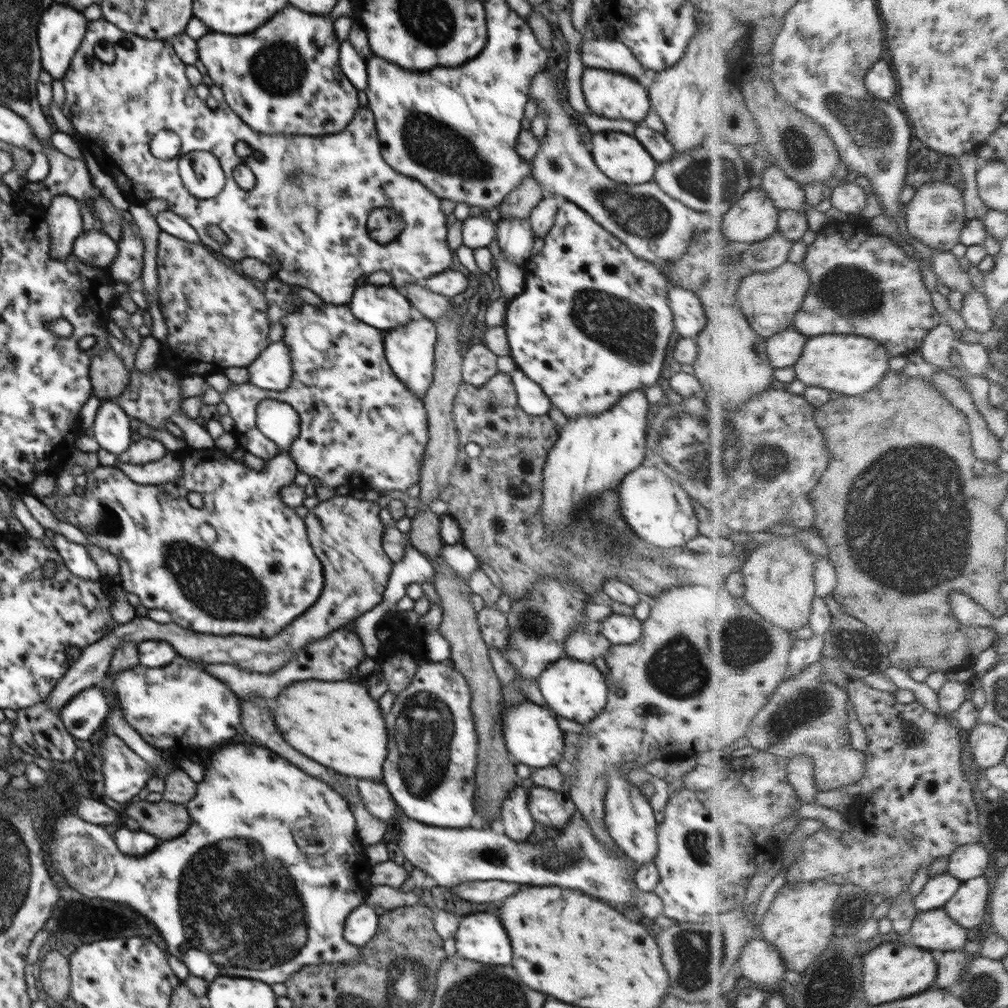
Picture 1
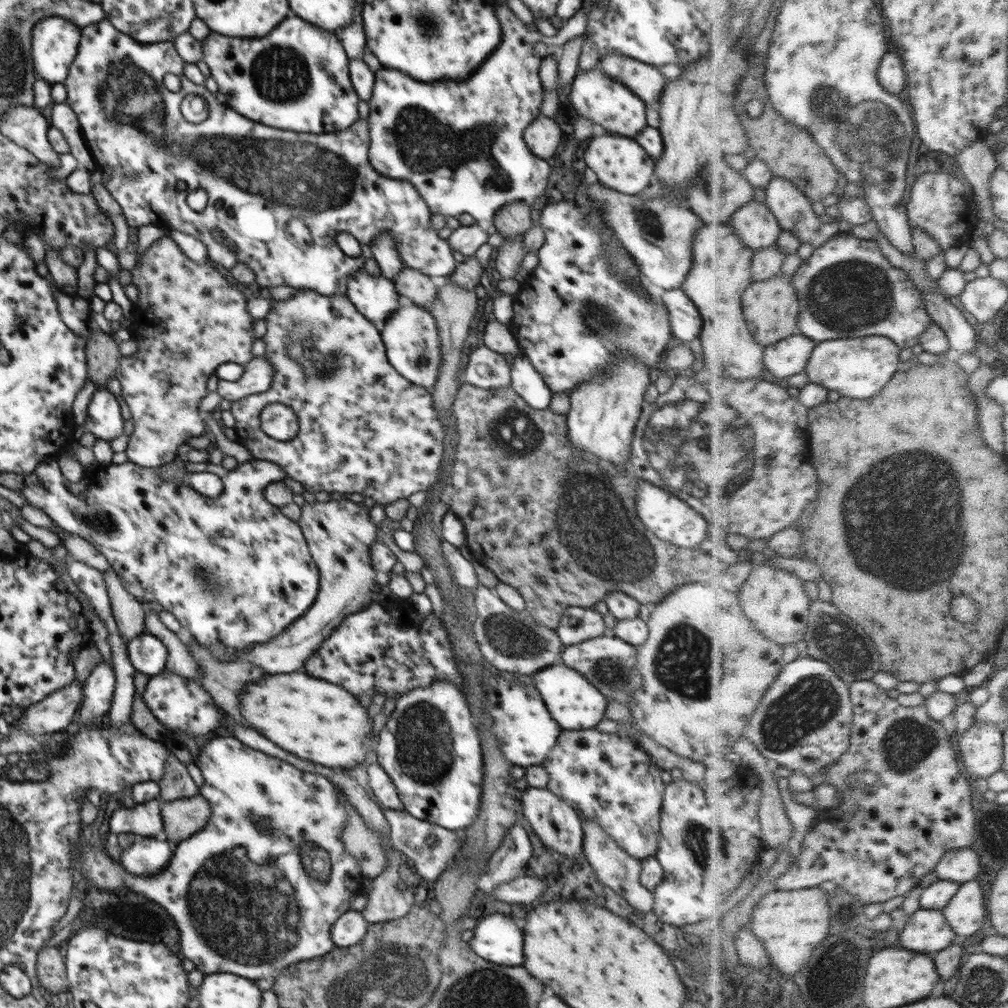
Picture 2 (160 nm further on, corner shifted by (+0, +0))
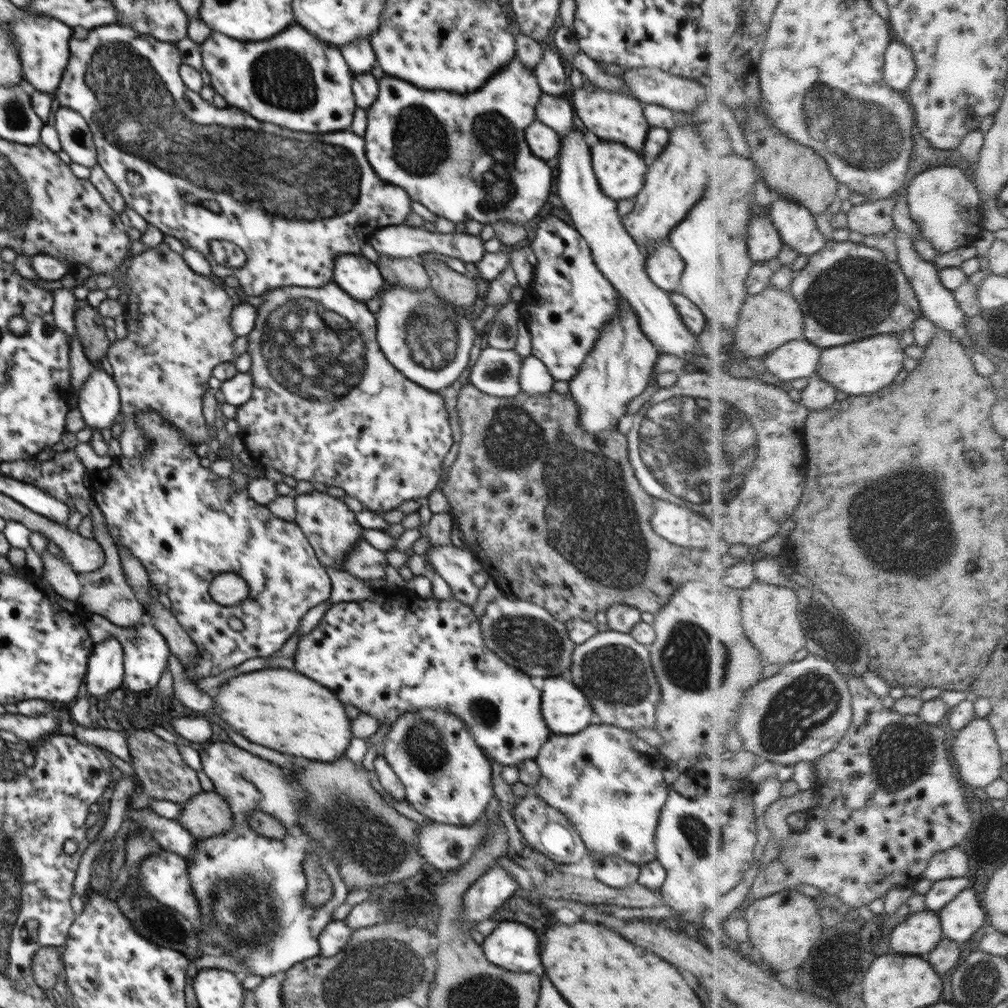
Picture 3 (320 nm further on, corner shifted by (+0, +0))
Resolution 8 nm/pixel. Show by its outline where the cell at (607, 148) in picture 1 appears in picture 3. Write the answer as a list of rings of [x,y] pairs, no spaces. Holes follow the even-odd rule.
[[[592,139],[590,148],[593,172],[604,195],[618,202],[637,197],[644,188],[645,176],[648,174],[647,160],[643,154],[628,148],[622,143]]]

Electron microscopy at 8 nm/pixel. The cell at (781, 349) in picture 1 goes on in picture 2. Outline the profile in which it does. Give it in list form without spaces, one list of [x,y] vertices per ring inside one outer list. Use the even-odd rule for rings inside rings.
[[[798,332],[791,336],[771,344],[765,349],[765,363],[767,368],[780,378],[790,378],[807,372],[807,368],[819,342],[812,337]]]

